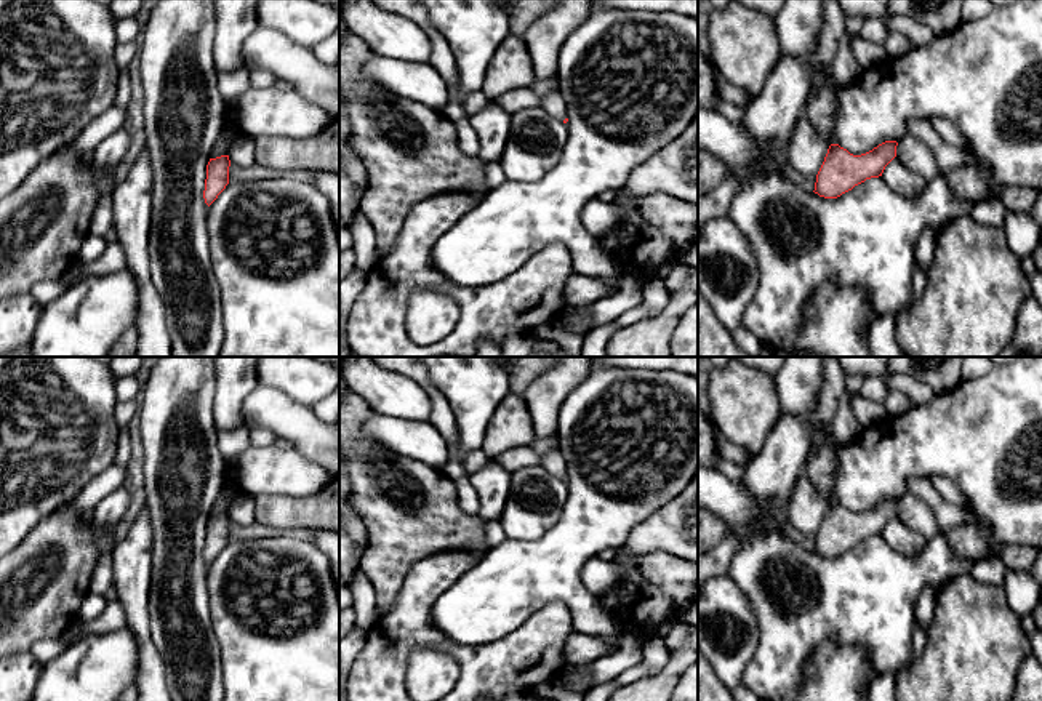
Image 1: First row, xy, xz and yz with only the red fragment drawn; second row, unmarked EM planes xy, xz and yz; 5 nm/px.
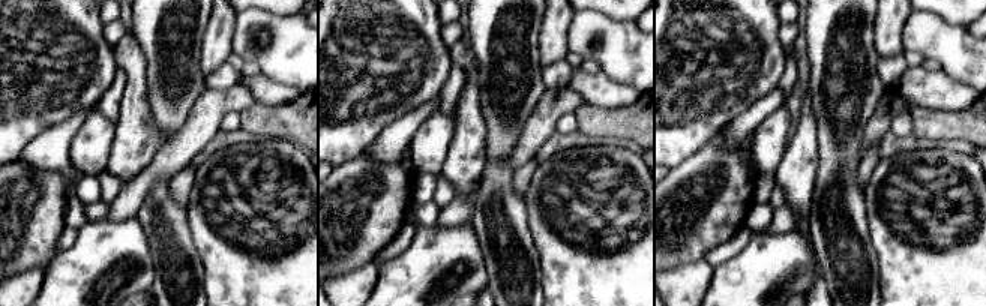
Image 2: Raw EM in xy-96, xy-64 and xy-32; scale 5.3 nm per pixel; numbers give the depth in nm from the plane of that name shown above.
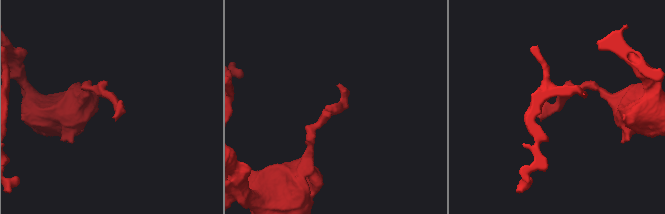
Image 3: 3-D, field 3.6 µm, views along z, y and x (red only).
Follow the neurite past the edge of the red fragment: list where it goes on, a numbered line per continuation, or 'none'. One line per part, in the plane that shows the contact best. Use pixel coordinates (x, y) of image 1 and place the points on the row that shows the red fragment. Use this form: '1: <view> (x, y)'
none

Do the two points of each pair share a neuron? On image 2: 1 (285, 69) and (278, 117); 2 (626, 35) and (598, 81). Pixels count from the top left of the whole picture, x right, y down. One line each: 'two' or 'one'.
1: two
2: two

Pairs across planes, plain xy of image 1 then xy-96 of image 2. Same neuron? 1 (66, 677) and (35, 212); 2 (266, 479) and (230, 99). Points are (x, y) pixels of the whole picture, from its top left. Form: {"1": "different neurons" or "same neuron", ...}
{"1": "different neurons", "2": "different neurons"}

